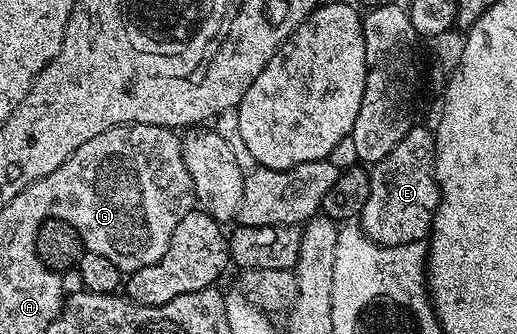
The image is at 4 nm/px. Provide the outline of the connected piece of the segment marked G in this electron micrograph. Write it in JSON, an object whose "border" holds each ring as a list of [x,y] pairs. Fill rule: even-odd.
{"border":[[[131,124],[118,125],[93,135],[89,143],[81,143],[57,171],[37,179],[29,187],[19,192],[23,197],[31,193],[35,205],[51,205],[47,209],[47,218],[56,217],[67,221],[79,233],[86,252],[105,255],[109,263],[118,267],[120,274],[136,273],[141,267],[156,265],[177,231],[177,223],[185,219],[196,208],[197,198],[193,179],[189,179],[185,167],[182,140],[166,125]]]}

